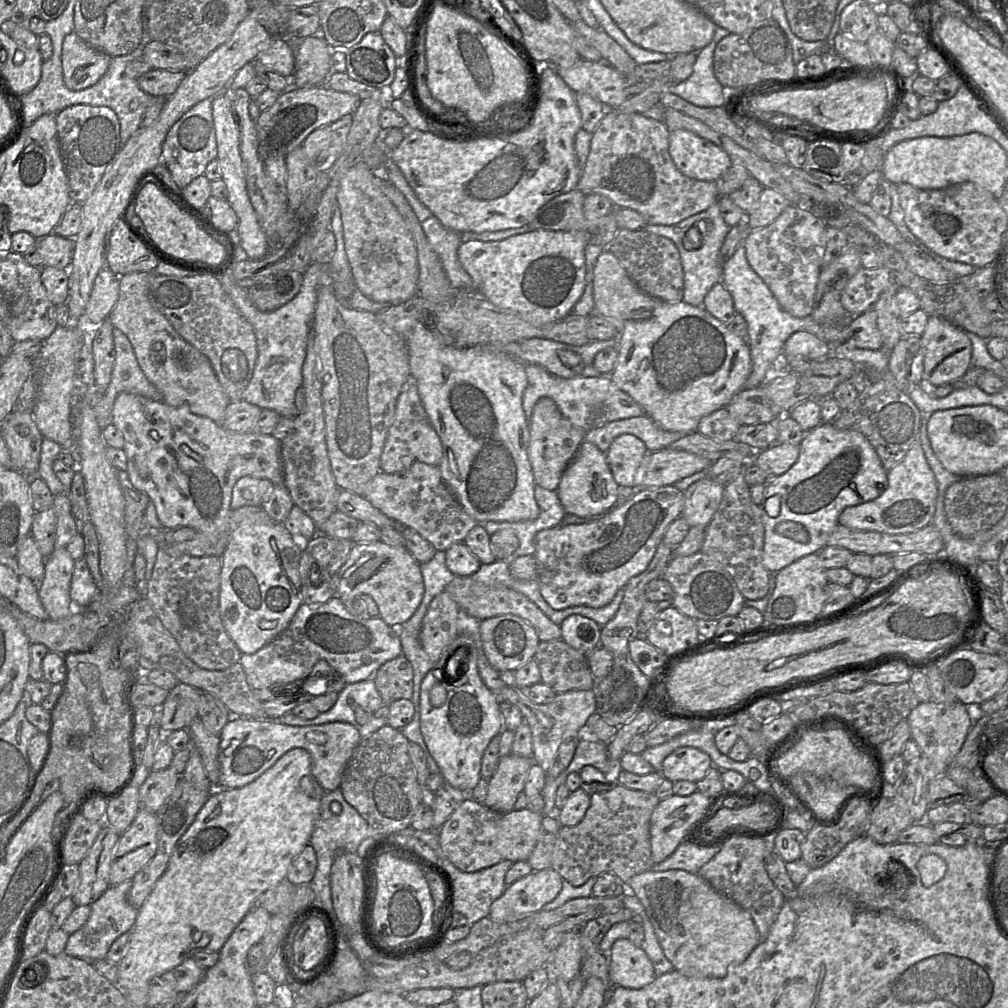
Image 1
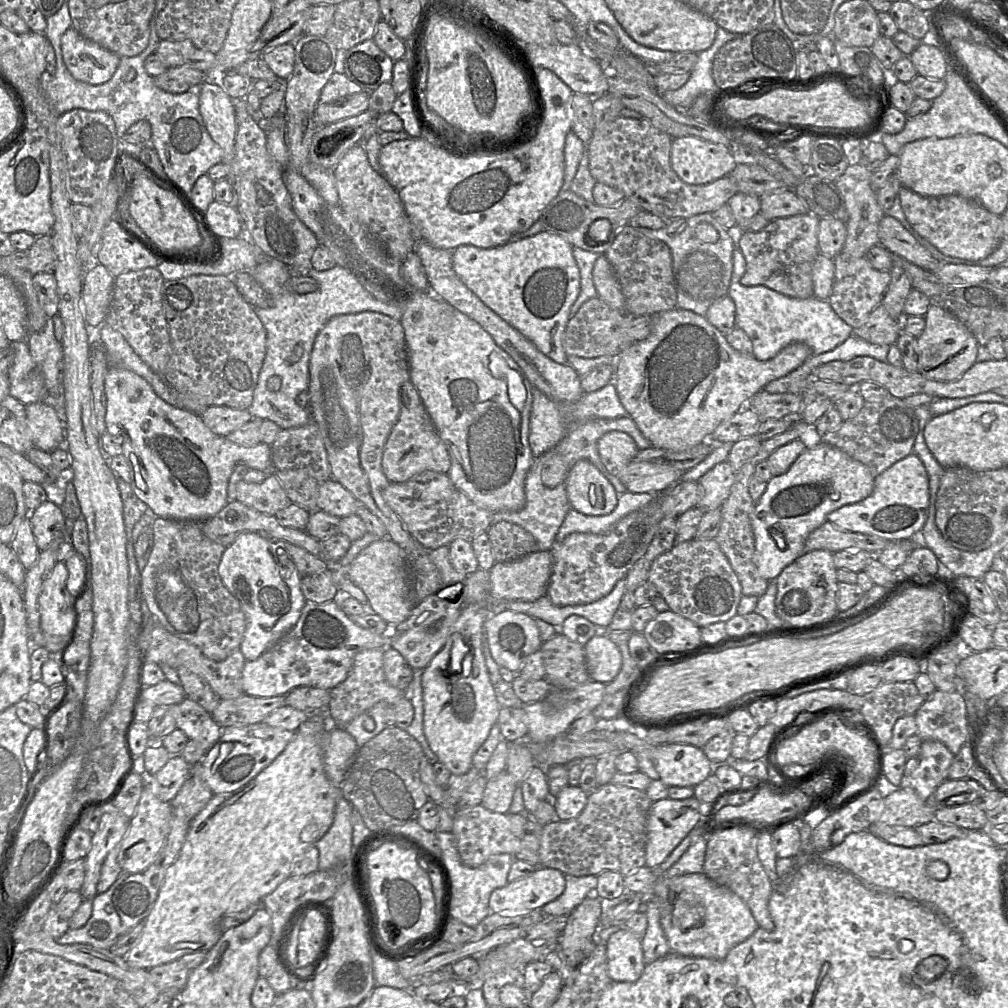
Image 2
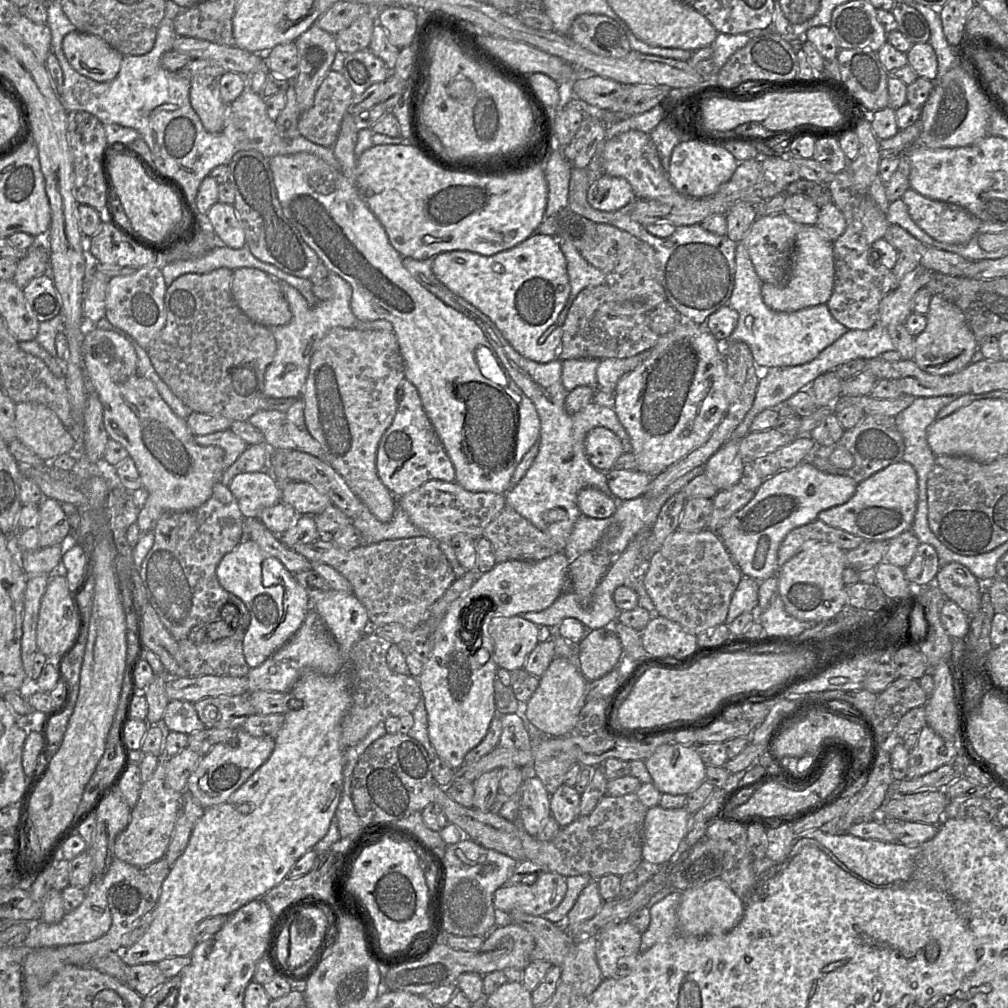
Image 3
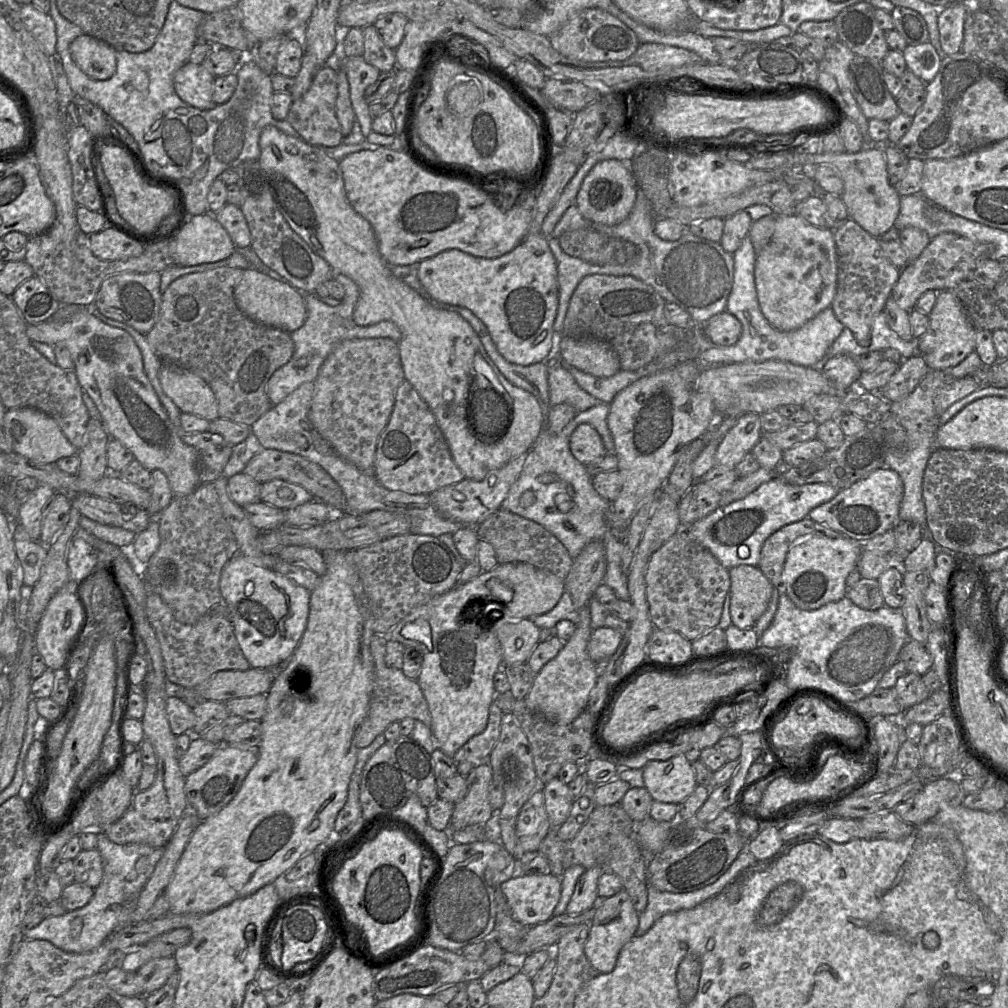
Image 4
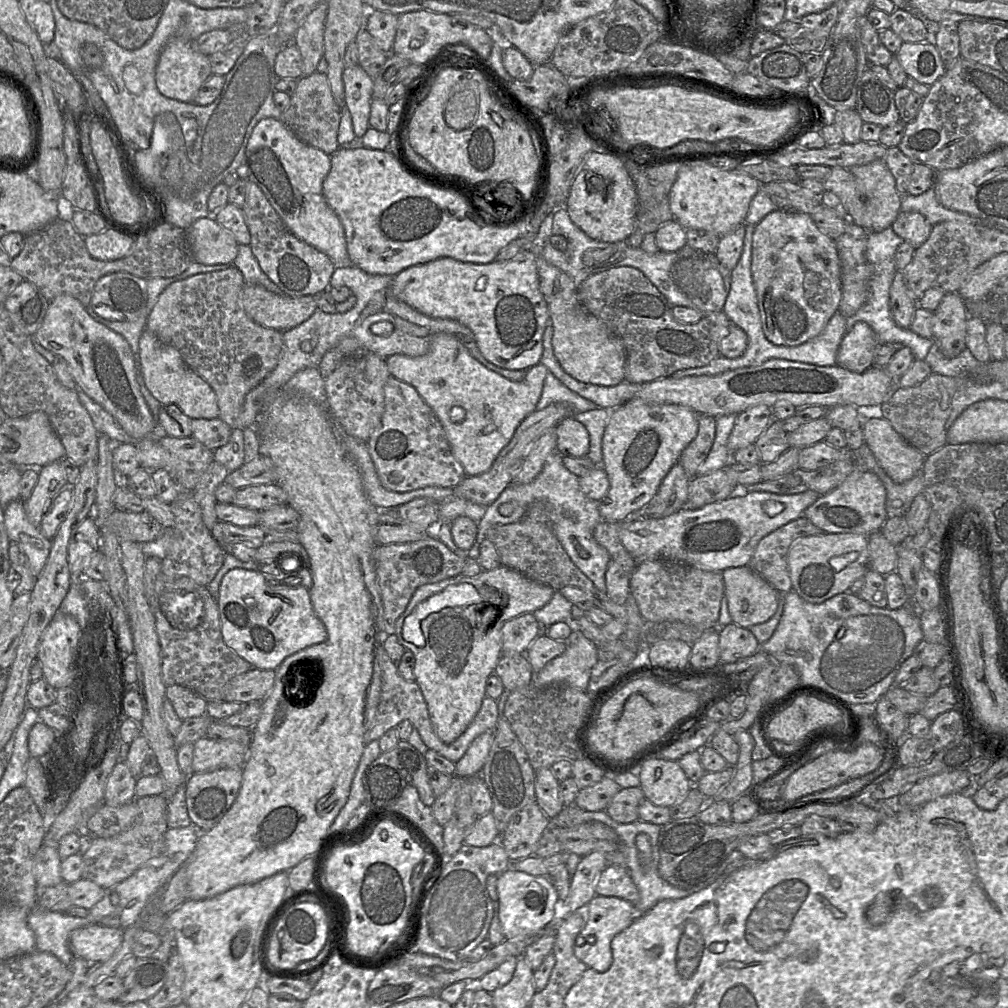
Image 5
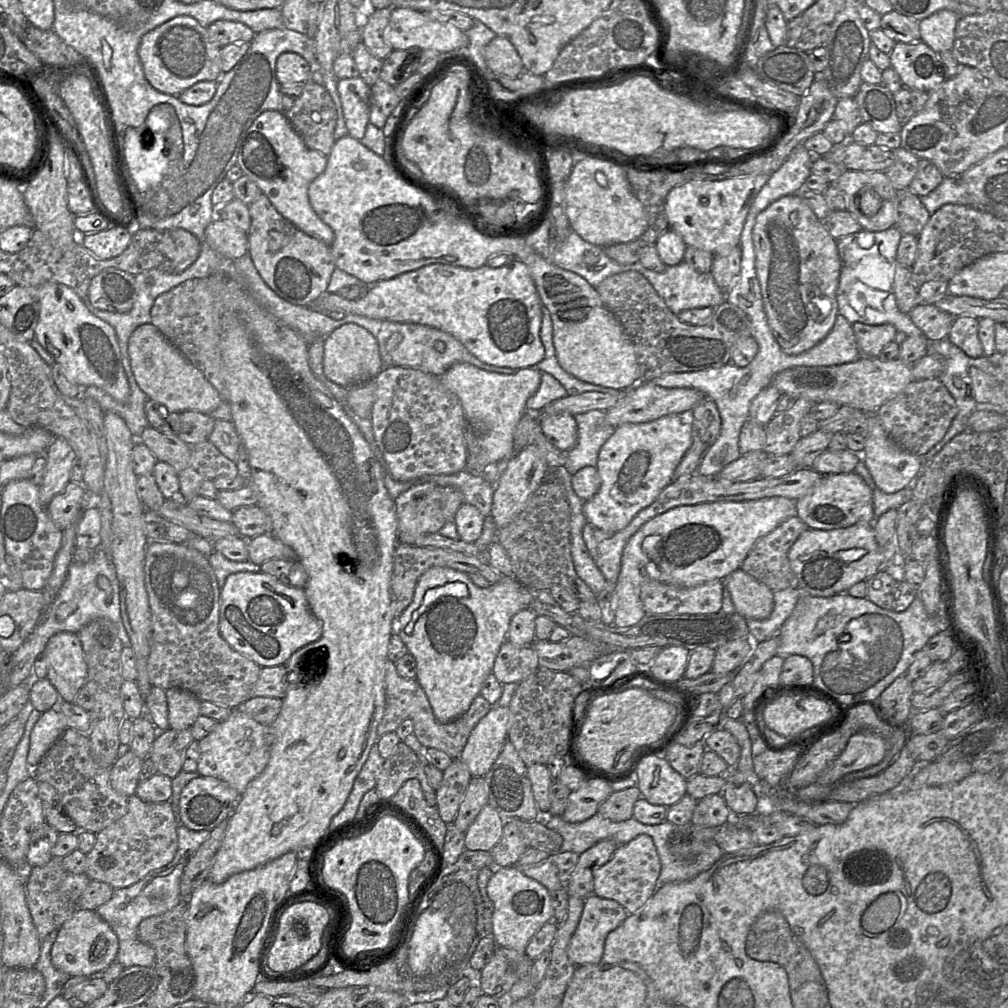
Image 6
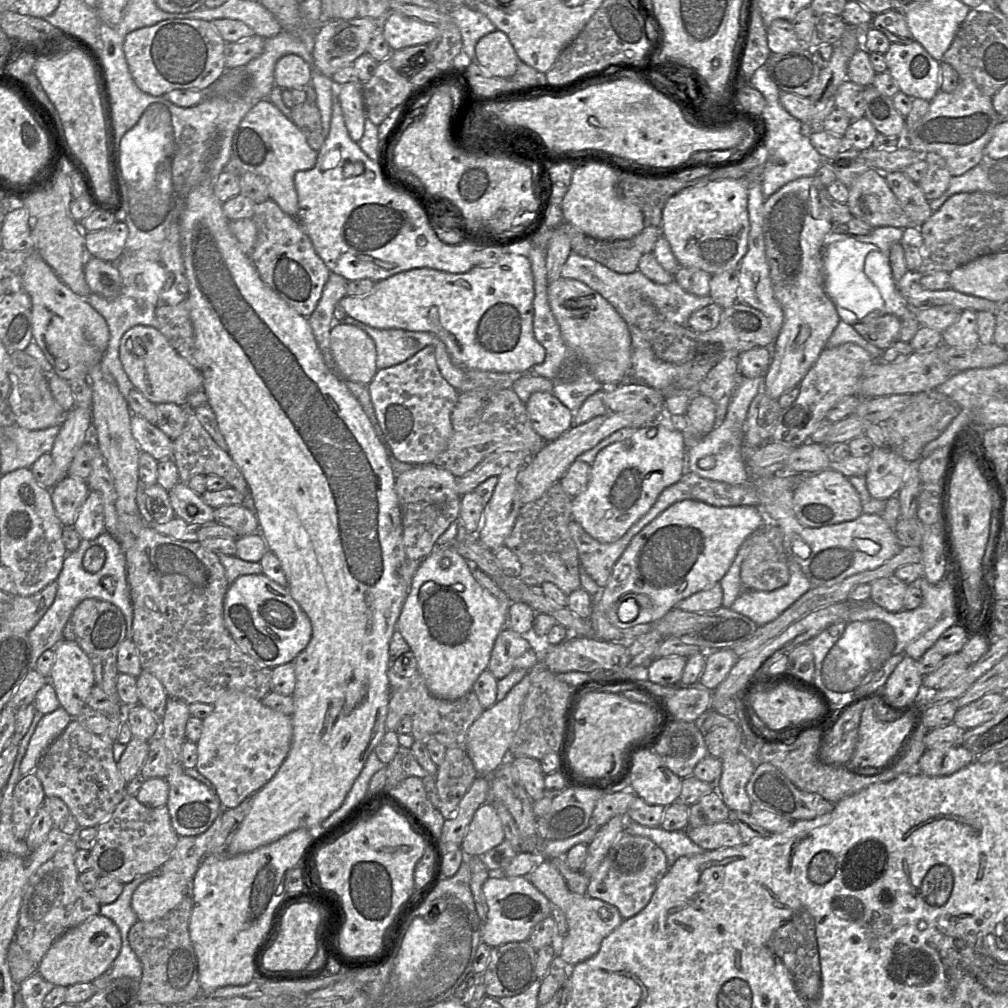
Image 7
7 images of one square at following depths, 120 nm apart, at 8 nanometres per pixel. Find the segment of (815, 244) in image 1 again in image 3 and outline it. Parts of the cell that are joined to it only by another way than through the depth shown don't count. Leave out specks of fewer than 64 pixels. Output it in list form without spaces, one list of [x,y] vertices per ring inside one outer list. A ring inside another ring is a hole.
[[[785,213],[758,216],[739,242],[746,248],[754,269],[763,283],[770,283],[779,288],[787,285],[800,226],[805,225],[799,225]]]

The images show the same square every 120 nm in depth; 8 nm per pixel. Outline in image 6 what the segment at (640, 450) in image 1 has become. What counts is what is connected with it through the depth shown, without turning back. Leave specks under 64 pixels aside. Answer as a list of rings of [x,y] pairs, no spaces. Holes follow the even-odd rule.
[[[568,413],[543,414],[539,417],[541,430],[556,448],[567,452],[577,441],[578,428],[574,415]]]

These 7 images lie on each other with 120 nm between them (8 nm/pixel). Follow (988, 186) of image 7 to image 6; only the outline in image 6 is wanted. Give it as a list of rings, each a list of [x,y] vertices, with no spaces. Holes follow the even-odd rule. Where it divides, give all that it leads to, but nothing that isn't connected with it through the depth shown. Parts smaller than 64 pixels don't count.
[[[944,177],[934,190],[919,198],[929,215],[934,214],[945,204],[951,203],[969,207],[974,203],[974,198],[968,194],[960,177]]]

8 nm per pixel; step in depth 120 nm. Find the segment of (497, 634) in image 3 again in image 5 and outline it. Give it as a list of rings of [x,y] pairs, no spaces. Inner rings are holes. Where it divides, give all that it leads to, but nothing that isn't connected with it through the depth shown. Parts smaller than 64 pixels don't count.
[[[533,613],[521,614],[507,621],[502,628],[503,654],[526,654],[539,635],[539,623]]]

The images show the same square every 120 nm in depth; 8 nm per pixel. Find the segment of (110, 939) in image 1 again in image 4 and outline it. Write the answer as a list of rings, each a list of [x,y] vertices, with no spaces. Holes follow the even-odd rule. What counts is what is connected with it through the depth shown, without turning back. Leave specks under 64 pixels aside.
[[[97,832],[97,850],[103,861],[103,876],[94,889],[92,899],[82,908],[66,912],[60,916],[45,917],[40,924],[24,933],[26,940],[47,940],[59,949],[70,953],[87,953],[101,945],[117,929],[117,914],[128,899],[138,899],[141,890],[150,879],[164,848],[151,847],[142,843],[117,844],[104,832]],[[140,857],[148,857],[149,865],[145,873],[138,874],[135,864]]]

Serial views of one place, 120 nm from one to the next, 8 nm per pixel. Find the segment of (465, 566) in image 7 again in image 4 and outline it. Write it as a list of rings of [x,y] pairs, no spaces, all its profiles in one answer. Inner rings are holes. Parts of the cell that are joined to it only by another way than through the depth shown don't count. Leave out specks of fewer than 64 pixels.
[[[498,563],[489,572],[482,571],[476,578],[457,584],[451,590],[418,606],[387,634],[388,639],[413,647],[423,656],[417,683],[428,704],[434,740],[437,747],[448,757],[452,758],[470,738],[482,733],[487,726],[489,707],[496,695],[493,678],[495,673],[503,667],[502,648],[496,634],[497,630],[506,623],[529,619],[551,611],[565,591],[564,580],[528,563]],[[491,603],[500,604],[502,610],[496,609],[495,621],[500,620],[486,630],[486,627],[479,626],[479,621],[484,617],[486,608],[491,606]]]

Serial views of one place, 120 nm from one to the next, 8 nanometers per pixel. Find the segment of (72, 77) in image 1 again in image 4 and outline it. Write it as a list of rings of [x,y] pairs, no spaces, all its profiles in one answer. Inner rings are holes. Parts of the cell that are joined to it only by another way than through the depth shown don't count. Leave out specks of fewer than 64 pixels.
[[[82,34],[70,44],[73,61],[94,80],[107,80],[116,72],[116,49],[89,34]]]

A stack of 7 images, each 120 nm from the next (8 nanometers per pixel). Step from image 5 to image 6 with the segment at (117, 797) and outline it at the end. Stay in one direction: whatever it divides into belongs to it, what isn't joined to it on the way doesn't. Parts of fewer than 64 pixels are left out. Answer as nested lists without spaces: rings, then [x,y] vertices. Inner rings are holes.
[[[130,750],[115,761],[110,769],[110,783],[117,793],[126,797],[135,794],[142,763],[143,759]]]

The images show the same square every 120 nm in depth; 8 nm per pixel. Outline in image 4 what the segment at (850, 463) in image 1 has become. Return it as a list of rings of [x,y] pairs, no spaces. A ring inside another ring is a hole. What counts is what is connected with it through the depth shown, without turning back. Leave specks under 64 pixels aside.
[[[776,474],[776,477],[745,498],[722,505],[706,517],[683,528],[687,528],[694,540],[708,549],[725,568],[731,569],[739,565],[758,567],[761,548],[769,536],[785,525],[808,517],[812,509],[833,499],[839,491],[825,483],[792,485]],[[741,545],[749,548],[749,556],[746,558],[739,556]]]

